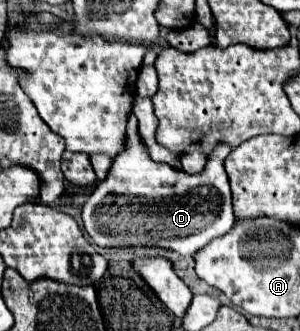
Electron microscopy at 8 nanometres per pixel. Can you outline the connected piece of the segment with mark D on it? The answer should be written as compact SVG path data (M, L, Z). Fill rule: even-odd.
M128 113L126 153L118 155L110 175L100 181L82 207L84 229L100 247L162 247L180 255L194 255L212 239L226 235L234 225L230 185L224 171L224 159L230 147L218 147L214 159L198 175L158 163L142 143L136 117Z

